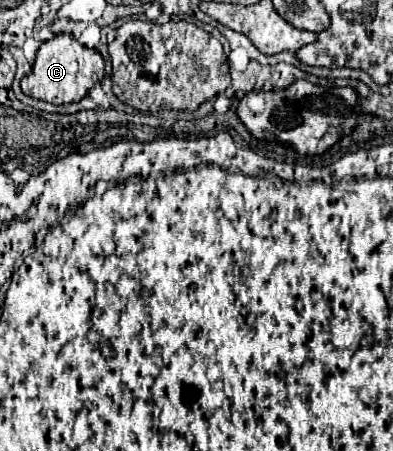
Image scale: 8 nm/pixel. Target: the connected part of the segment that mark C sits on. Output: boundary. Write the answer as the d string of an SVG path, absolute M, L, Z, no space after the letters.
M60 33L50 41L44 41L38 49L38 57L32 65L32 73L22 77L20 87L24 95L42 99L54 105L74 103L88 95L88 91L104 77L104 61L96 49L88 49L80 45L74 35Z

